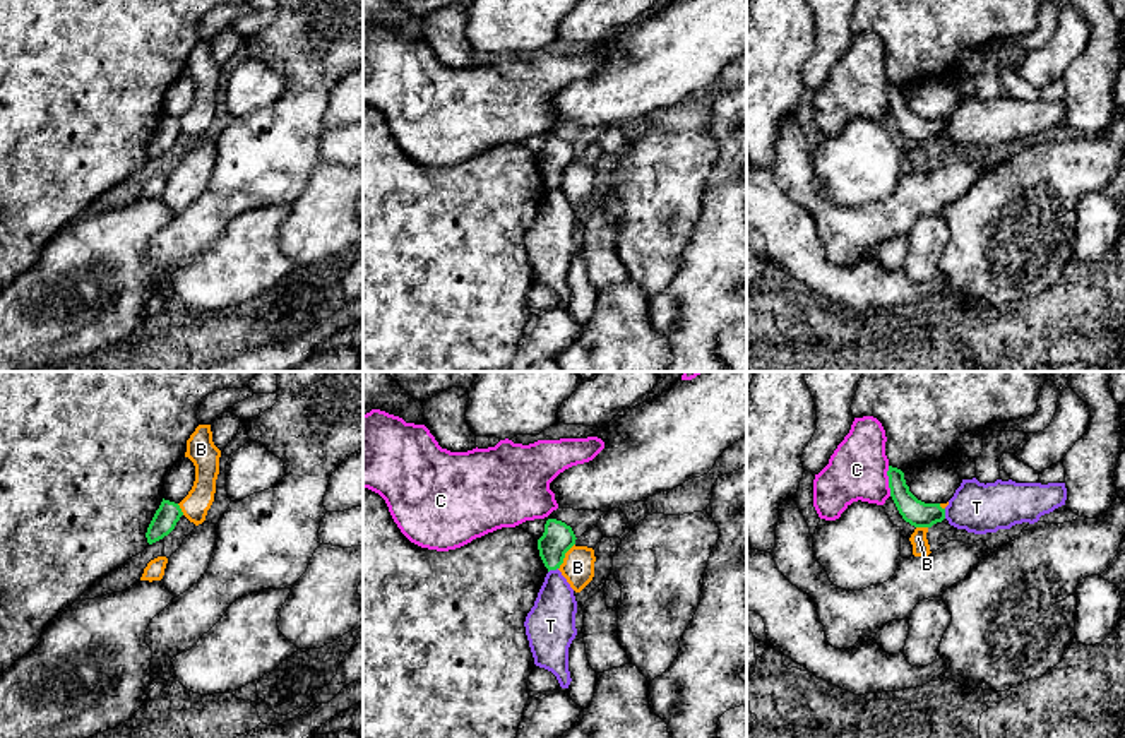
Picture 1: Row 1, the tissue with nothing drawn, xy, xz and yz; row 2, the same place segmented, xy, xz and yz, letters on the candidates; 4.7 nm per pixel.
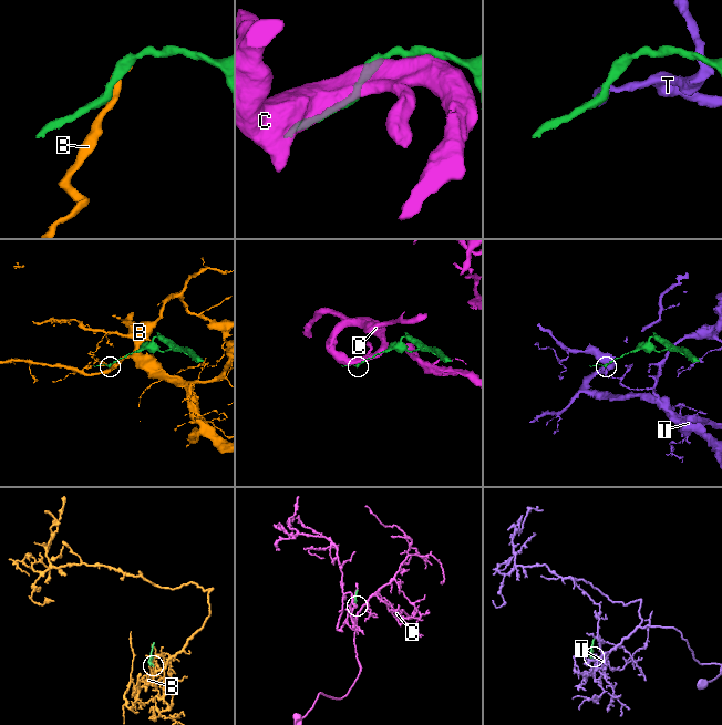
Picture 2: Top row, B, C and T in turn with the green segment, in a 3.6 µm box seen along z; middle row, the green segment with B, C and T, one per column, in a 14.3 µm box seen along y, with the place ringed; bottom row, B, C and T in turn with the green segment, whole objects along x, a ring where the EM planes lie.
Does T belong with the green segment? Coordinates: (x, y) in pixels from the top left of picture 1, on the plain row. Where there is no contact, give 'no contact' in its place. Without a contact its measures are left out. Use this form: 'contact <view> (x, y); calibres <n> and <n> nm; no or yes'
contact xz (552, 185); calibres 150 and 220 nm; no

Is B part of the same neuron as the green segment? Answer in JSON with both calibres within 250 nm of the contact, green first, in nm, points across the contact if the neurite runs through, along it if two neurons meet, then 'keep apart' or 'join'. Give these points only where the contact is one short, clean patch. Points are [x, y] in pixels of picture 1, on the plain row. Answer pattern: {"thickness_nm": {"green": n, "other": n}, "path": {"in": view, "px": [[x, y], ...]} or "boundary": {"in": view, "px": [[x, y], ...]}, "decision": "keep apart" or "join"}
{"thickness_nm": {"green": 150, "other": 150}, "decision": "keep apart"}

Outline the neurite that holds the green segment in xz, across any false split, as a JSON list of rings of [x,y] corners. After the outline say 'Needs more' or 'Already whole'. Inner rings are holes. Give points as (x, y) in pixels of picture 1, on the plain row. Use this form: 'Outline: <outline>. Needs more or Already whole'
Outline: [[[557,135],[546,137],[545,149],[538,156],[538,166],[548,188],[560,185],[565,170],[575,161],[575,156],[572,144],[565,139]]]. Already whole

